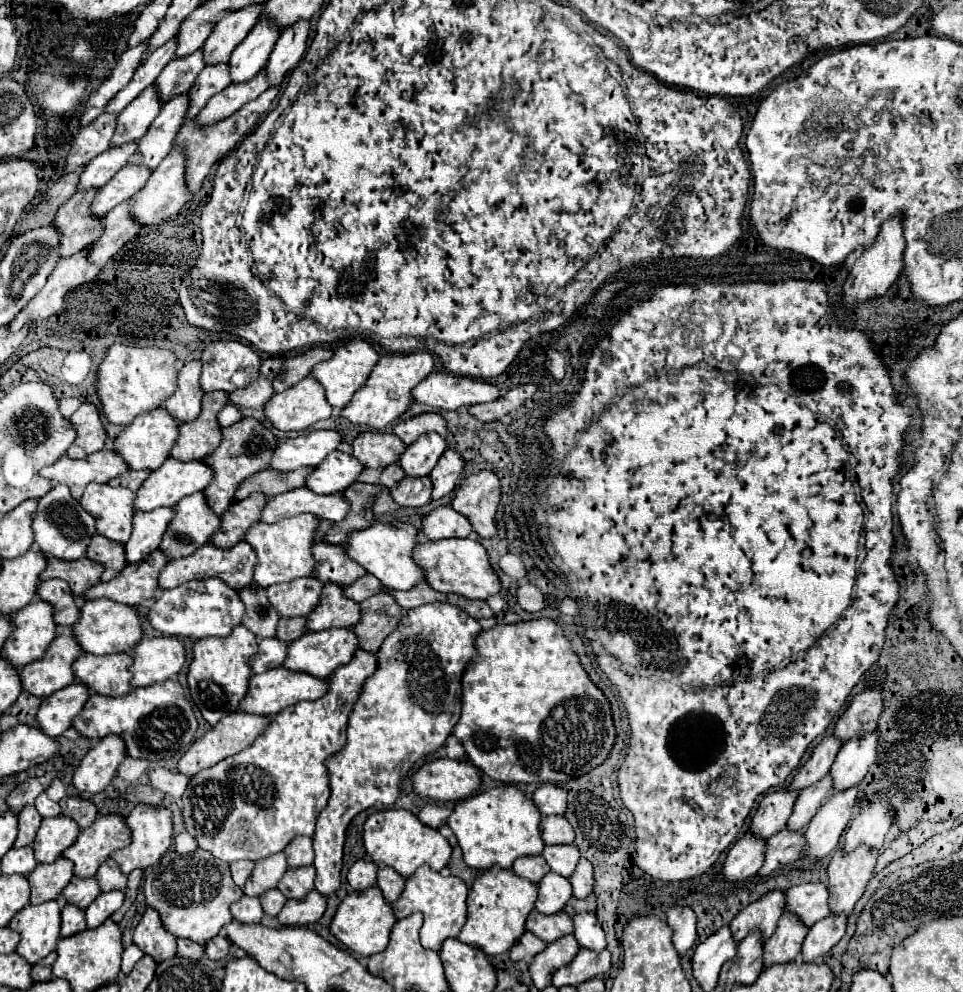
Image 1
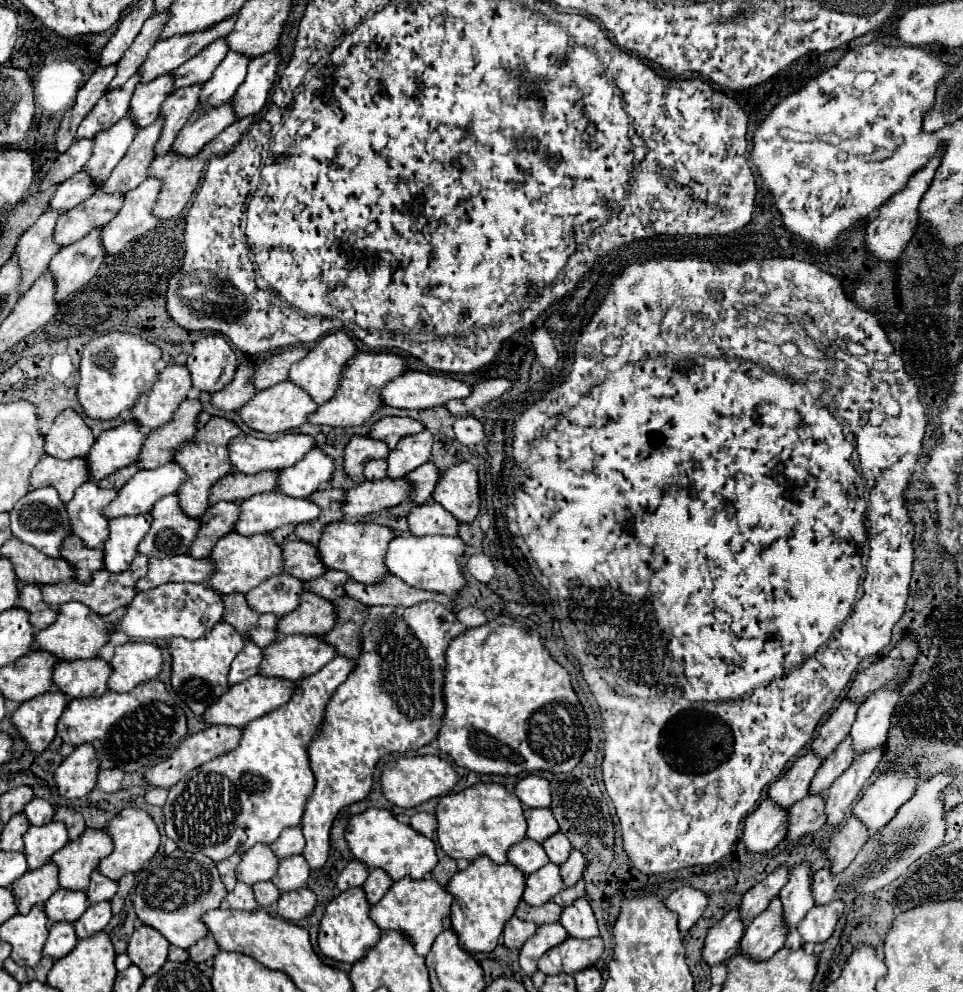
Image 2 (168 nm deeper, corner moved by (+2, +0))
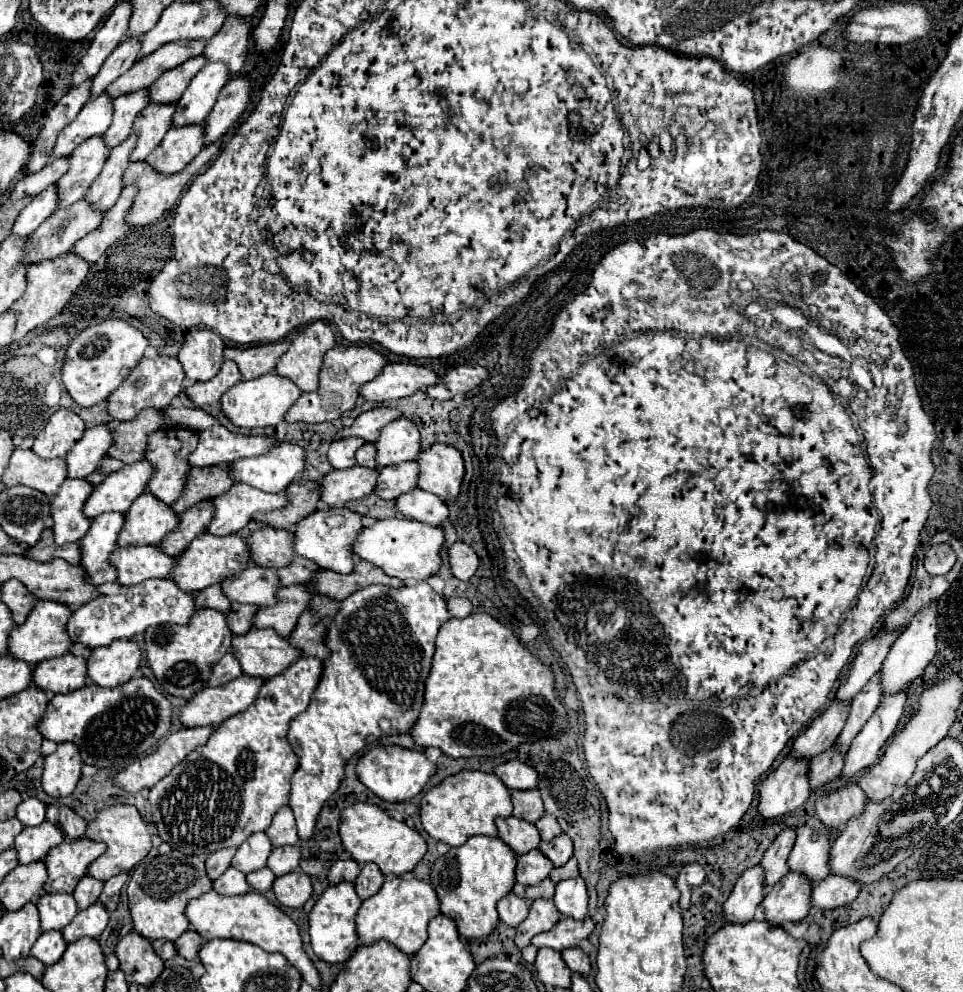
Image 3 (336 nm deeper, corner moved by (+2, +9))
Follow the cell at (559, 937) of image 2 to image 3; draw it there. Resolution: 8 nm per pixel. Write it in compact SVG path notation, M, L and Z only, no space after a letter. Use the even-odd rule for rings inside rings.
M536 899L530 905L530 913L528 917L516 927L516 945L518 949L530 945L530 939L542 931L548 931L556 925L556 921L560 919L560 913L556 911L552 899Z

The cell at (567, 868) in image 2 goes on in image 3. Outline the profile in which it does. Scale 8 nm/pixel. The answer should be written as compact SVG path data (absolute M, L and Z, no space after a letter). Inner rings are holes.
M562 833L558 835L558 839L552 839L552 841L542 841L540 847L538 847L556 867L564 865L570 857L572 857L572 839Z

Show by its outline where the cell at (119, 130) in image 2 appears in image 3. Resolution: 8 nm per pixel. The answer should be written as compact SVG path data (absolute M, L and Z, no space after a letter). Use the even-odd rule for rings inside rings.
M92 137L68 157L70 167L68 171L58 179L58 195L60 195L60 207L68 207L84 197L88 191L88 185L100 175L104 161L108 157L110 149L102 141L102 137Z

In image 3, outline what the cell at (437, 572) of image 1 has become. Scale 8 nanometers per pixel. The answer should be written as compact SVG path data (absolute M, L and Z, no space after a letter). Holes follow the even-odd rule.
M378 519L376 523L362 527L360 535L352 543L352 553L362 561L380 567L386 575L410 583L410 581L424 581L430 575L438 573L442 541L444 541L442 527L424 525L412 519Z

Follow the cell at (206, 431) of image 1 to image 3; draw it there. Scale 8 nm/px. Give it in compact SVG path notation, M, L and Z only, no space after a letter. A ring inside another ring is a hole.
M156 409L140 411L136 419L124 421L112 429L112 447L108 449L108 457L120 459L122 463L136 463L144 455L146 439L152 431L164 427L162 413Z

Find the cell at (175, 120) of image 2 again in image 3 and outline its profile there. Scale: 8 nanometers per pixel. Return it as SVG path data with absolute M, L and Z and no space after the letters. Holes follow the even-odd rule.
M148 105L144 107L144 111L140 111L136 123L132 125L132 133L138 137L138 141L130 161L144 161L148 153L152 153L160 145L162 137L170 129L174 109L176 105Z

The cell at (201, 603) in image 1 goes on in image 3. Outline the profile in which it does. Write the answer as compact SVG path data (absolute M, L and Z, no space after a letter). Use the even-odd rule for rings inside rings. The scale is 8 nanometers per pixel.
M148 579L140 585L122 587L118 595L100 595L80 605L68 619L66 633L72 643L82 643L88 649L108 647L116 639L130 639L144 633L150 625L162 623L188 623L196 611L194 595L176 587L170 579Z

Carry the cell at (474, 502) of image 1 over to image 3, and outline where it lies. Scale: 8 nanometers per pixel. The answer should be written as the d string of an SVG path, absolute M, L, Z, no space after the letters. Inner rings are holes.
M434 443L424 449L416 461L420 463L418 487L438 495L442 501L456 499L464 477L464 461L456 447Z

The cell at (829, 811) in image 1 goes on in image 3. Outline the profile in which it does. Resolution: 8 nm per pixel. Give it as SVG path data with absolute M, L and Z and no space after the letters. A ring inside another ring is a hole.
M900 691L882 699L882 703L874 711L874 715L866 721L862 731L854 737L846 753L846 765L842 769L844 777L854 777L862 769L878 761L878 753L882 745L896 731L896 723L902 717L904 703L906 703L906 691Z

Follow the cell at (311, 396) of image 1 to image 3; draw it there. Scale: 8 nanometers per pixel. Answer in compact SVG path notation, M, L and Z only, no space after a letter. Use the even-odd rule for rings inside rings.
M268 373L262 375L258 379L250 379L250 381L240 381L236 383L232 389L228 389L222 399L220 399L220 407L222 413L236 425L236 427L244 427L244 429L254 429L254 427L272 427L284 421L284 413L294 405L294 401L300 397L300 389L276 375L276 373Z

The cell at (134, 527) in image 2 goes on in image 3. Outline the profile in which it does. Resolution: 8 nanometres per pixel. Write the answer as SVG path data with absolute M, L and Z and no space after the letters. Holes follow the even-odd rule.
M104 513L90 521L88 535L78 541L80 545L80 567L88 573L86 579L92 585L102 585L108 581L116 581L116 571L110 567L108 559L112 551L118 547L116 537L124 525L124 515L120 513Z

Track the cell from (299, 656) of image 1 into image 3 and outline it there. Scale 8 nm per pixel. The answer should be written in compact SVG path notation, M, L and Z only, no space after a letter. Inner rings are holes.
M256 627L246 635L232 637L232 653L238 657L244 675L260 679L280 675L296 657L300 657L300 651L296 651L288 639L276 635L272 629Z

